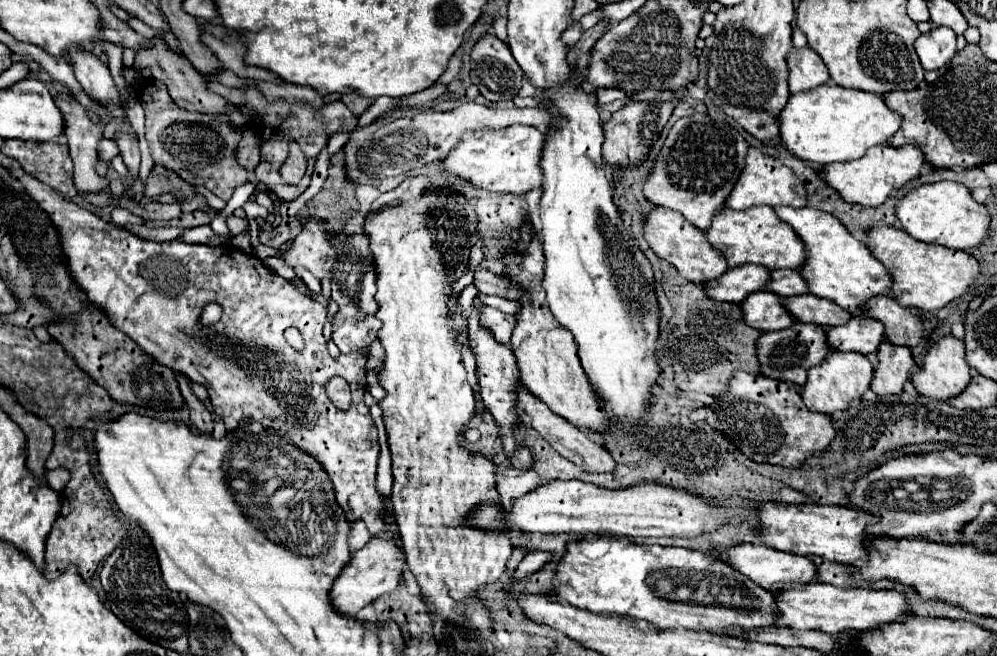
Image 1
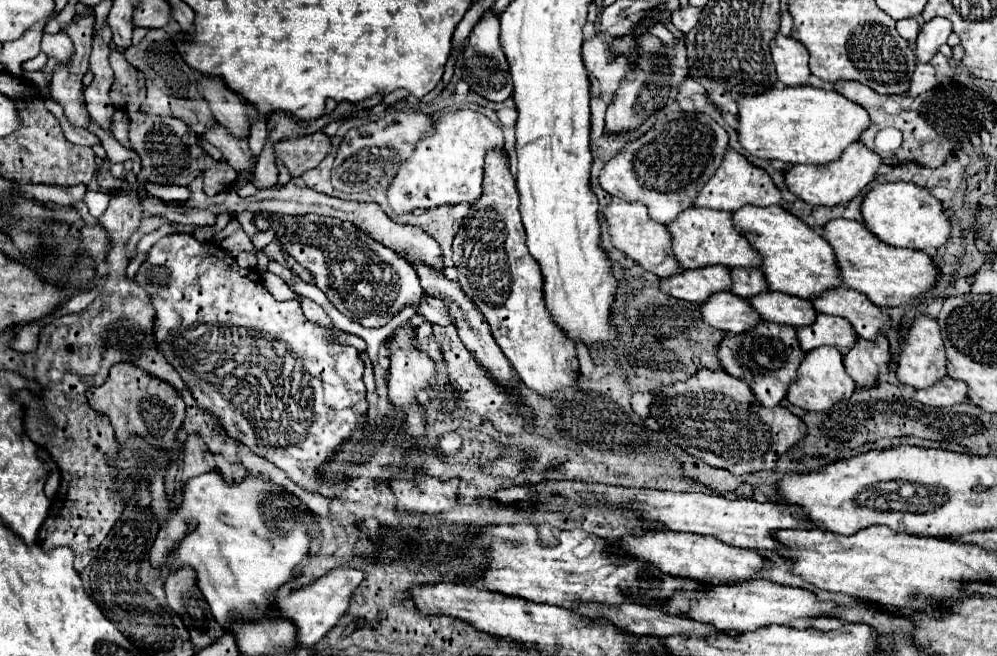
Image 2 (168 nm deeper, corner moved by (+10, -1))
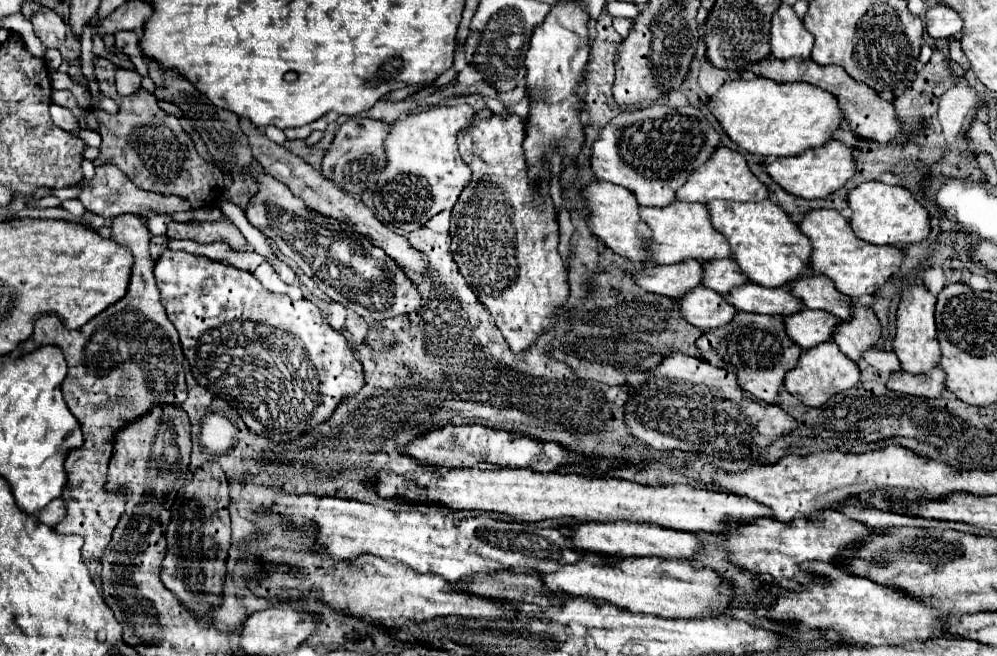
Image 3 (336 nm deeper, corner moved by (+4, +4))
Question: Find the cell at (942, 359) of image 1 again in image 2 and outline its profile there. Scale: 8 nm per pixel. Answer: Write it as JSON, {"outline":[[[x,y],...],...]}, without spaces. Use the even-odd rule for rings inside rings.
{"outline":[[[919,316],[913,322],[911,330],[909,330],[909,336],[905,340],[903,352],[899,354],[899,362],[897,362],[899,364],[897,366],[897,378],[899,378],[899,382],[903,382],[907,386],[913,386],[917,390],[929,388],[931,384],[937,384],[939,380],[943,380],[947,376],[945,362],[947,362],[945,342],[943,342],[943,336],[939,332],[937,320],[933,320],[929,316]]]}

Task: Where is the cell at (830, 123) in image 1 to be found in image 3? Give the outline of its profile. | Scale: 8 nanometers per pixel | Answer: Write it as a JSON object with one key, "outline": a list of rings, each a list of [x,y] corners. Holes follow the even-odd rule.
{"outline":[[[765,77],[733,79],[707,99],[723,131],[733,143],[759,157],[791,157],[831,141],[831,131],[843,123],[837,99],[809,83],[775,83]]]}

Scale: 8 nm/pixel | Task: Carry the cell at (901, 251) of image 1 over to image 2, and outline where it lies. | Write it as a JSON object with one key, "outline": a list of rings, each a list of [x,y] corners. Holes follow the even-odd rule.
{"outline":[[[831,220],[825,226],[825,240],[833,244],[837,264],[843,270],[843,280],[849,288],[865,294],[879,308],[905,306],[921,294],[937,286],[941,278],[939,266],[927,252],[913,252],[907,248],[893,248],[881,244],[873,232],[869,232],[863,222],[853,220]]]}

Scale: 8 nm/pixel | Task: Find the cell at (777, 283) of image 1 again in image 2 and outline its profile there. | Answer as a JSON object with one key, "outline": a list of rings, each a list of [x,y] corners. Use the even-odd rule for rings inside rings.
{"outline":[[[733,268],[731,274],[733,274],[733,288],[731,288],[731,292],[737,294],[737,296],[743,296],[743,298],[749,300],[749,298],[769,290],[769,284],[767,284],[767,280],[765,280],[761,270]]]}

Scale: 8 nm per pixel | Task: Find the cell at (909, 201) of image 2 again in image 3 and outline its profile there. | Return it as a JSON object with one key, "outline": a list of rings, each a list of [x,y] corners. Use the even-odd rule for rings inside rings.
{"outline":[[[867,181],[847,191],[847,205],[853,211],[853,215],[849,217],[853,233],[867,243],[903,247],[909,243],[917,243],[931,233],[927,209],[919,205],[905,187]]]}

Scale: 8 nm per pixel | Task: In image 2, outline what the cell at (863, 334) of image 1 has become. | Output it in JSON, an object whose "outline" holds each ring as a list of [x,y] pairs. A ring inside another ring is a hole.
{"outline":[[[819,314],[815,324],[797,328],[799,344],[805,352],[815,350],[819,346],[835,346],[841,352],[849,352],[853,344],[857,344],[859,336],[853,332],[853,326],[845,318],[835,318],[827,314]]]}

